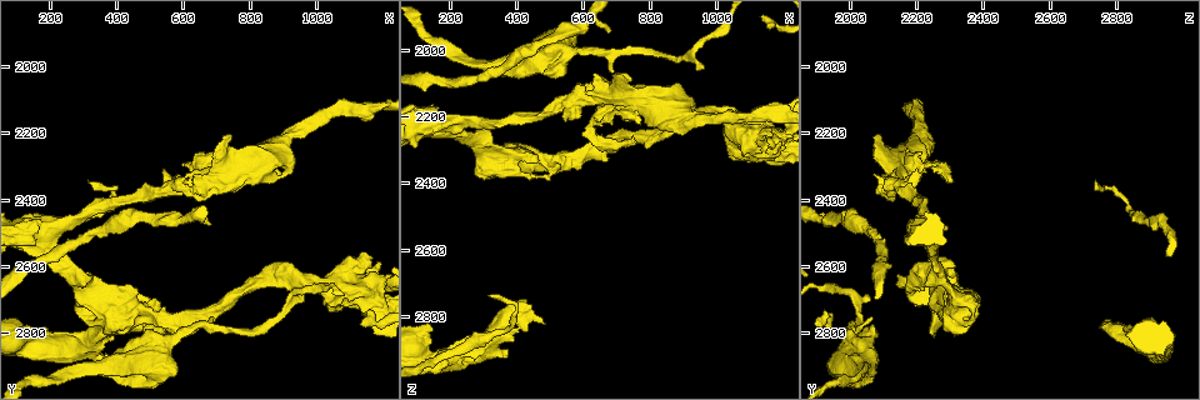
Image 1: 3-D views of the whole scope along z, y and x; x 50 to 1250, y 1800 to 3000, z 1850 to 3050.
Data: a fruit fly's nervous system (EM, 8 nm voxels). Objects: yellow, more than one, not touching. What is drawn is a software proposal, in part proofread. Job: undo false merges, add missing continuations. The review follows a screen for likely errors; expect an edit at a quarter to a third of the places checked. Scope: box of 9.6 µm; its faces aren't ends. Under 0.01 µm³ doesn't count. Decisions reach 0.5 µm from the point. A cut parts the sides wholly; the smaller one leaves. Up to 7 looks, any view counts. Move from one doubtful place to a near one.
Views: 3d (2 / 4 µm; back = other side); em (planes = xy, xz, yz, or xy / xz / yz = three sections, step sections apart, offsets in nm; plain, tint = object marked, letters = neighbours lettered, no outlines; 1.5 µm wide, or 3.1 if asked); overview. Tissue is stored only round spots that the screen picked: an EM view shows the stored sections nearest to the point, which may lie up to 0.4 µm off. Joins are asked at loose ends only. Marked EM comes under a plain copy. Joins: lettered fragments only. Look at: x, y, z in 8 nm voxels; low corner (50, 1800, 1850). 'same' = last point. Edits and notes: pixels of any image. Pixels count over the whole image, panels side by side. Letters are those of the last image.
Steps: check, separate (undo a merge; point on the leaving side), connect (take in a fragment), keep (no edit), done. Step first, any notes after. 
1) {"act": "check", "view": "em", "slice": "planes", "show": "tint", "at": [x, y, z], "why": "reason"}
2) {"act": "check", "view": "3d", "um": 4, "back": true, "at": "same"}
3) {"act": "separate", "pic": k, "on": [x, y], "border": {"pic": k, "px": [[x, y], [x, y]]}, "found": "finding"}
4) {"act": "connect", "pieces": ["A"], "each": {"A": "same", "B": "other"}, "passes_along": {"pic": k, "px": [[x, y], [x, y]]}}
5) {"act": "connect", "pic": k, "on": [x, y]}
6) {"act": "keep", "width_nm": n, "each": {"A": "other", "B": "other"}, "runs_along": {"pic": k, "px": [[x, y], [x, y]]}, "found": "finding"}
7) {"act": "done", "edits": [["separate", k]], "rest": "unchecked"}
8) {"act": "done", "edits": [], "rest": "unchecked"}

{"act": "check", "view": "em", "slice": "yz", "step": 4, "show": "tint", "at": [370, 2890, 2040], "why": "sudden change in width"}

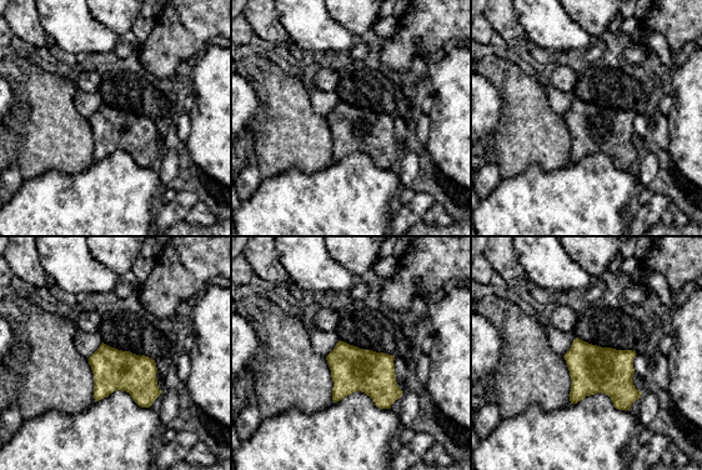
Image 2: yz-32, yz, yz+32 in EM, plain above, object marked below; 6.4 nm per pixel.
{"act": "check", "view": "em", "slice": "planes", "show": "letters", "at": "same", "why": "cut it another way"}

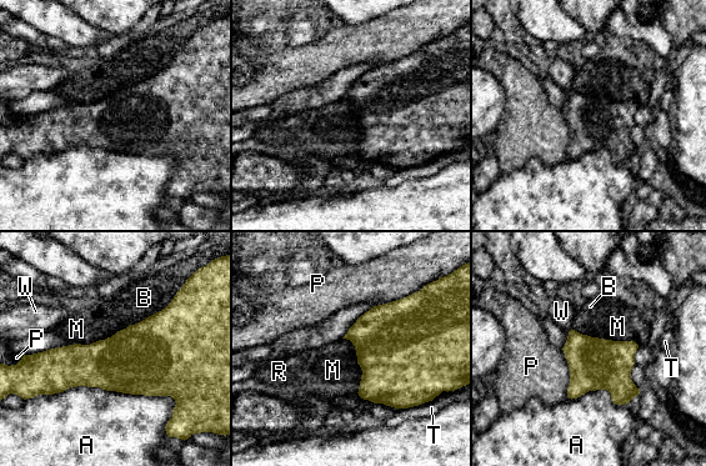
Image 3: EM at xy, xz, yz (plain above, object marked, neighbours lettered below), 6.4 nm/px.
{"act": "keep", "each": {"A": "other", "B": "other", "M": "other", "P": "other", "R": "other", "T": "other", "W": "other"}, "border": {"pic": 3, "px": [[571, 329], [591, 336], [634, 341]]}, "found": "continuous, no second neuron"}

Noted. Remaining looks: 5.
{"act": "check", "view": "em", "slice": "xz", "step": 4, "show": "tint", "at": [1170, 2570, 2260], "why": "an open end"}

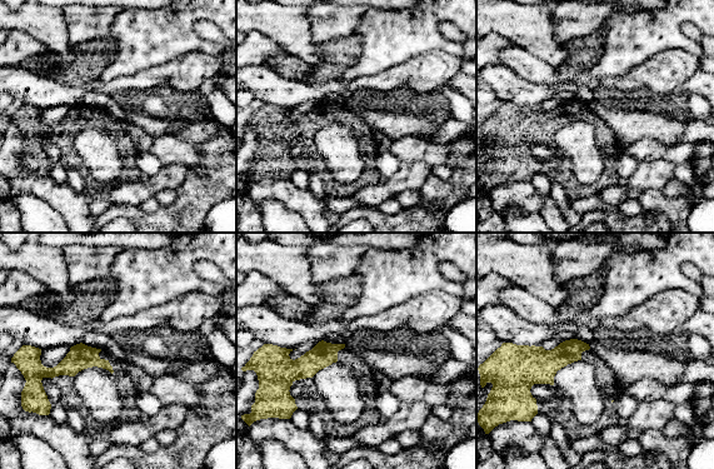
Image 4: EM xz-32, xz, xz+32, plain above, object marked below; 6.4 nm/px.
{"act": "check", "view": "em", "slice": "planes", "show": "letters", "at": "same"}

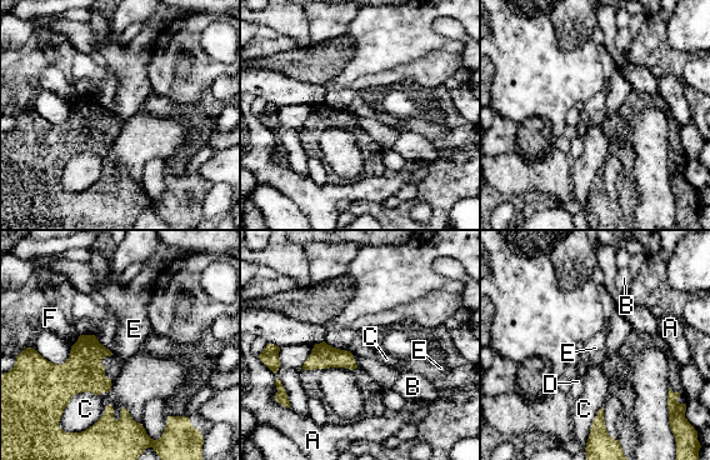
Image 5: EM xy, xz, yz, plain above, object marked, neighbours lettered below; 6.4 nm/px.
{"act": "keep", "each": {"A": "other", "B": "other", "C": "other", "D": "other", "E": "other", "F": "other"}, "border": {"pic": 5, "px": [[346, 350], [354, 355]]}, "found": "no lettered fragment goes on from it"}

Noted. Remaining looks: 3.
{"act": "check", "view": "em", "slice": "xz", "step": 8, "show": "tint", "at": [190, 2540, 2240], "why": "two arms in line, one across"}

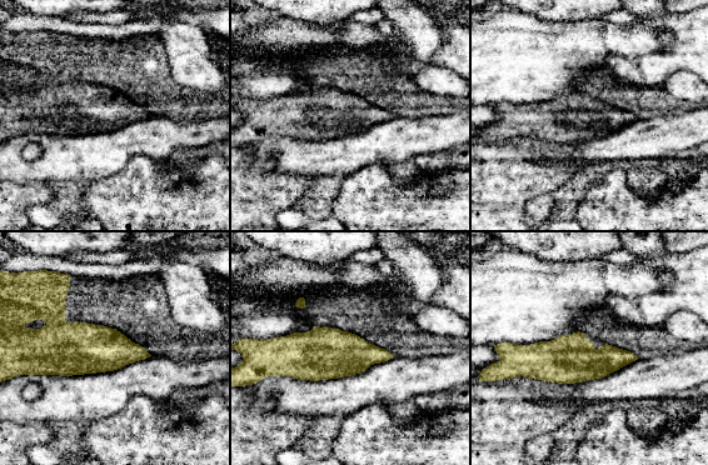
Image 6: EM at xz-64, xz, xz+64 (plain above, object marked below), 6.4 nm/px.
{"act": "check", "view": "em", "slice": "yz", "step": 8, "show": "letters", "at": "same", "why": "another direction"}

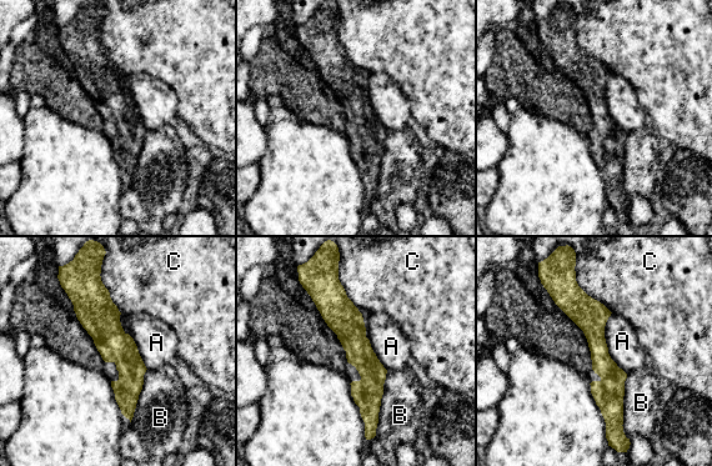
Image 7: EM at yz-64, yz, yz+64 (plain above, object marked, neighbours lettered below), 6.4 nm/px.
{"act": "keep", "width_nm": 180, "each": {"A": "other", "B": "other", "C": "other"}, "border": {"pic": 7, "px": [[611, 312], [605, 342], [626, 374]]}, "found": "all the same neuron"}

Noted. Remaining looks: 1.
{"act": "done", "edits": [], "rest": "unchecked"}

